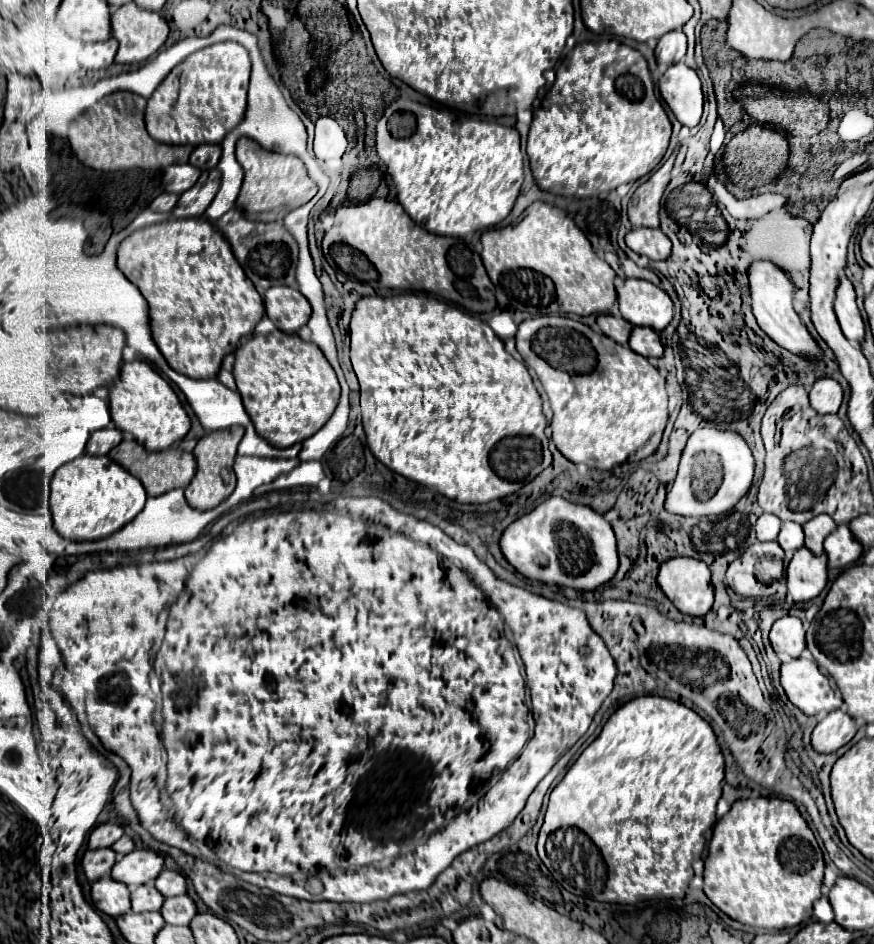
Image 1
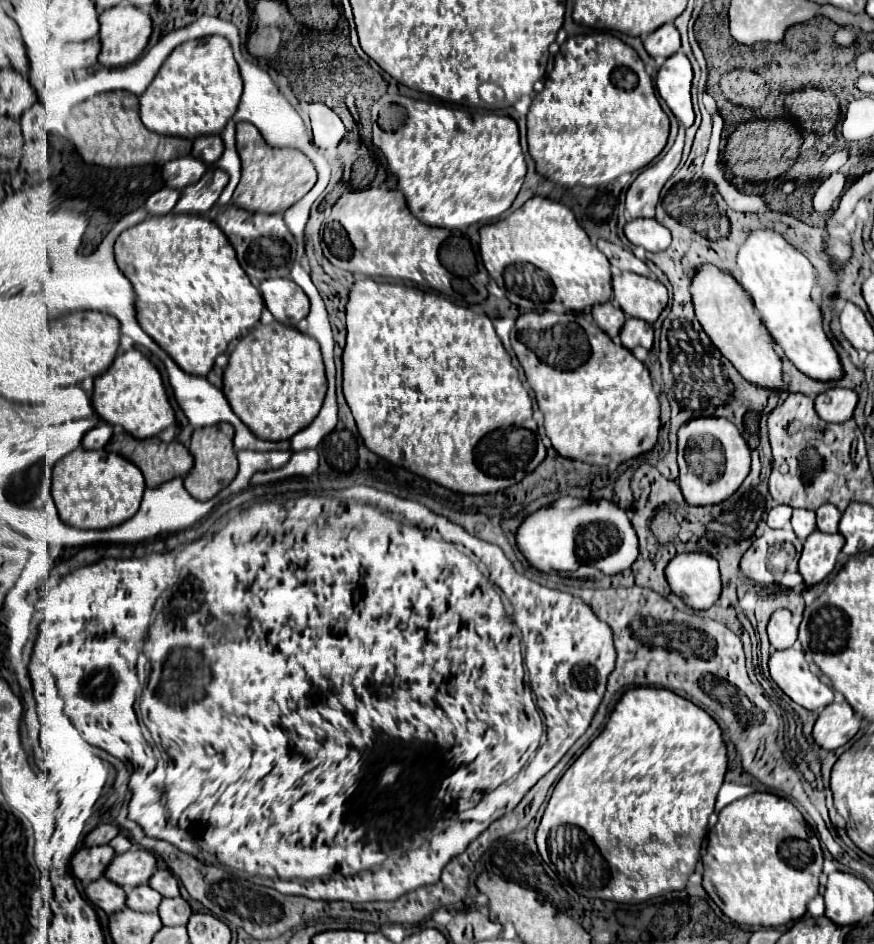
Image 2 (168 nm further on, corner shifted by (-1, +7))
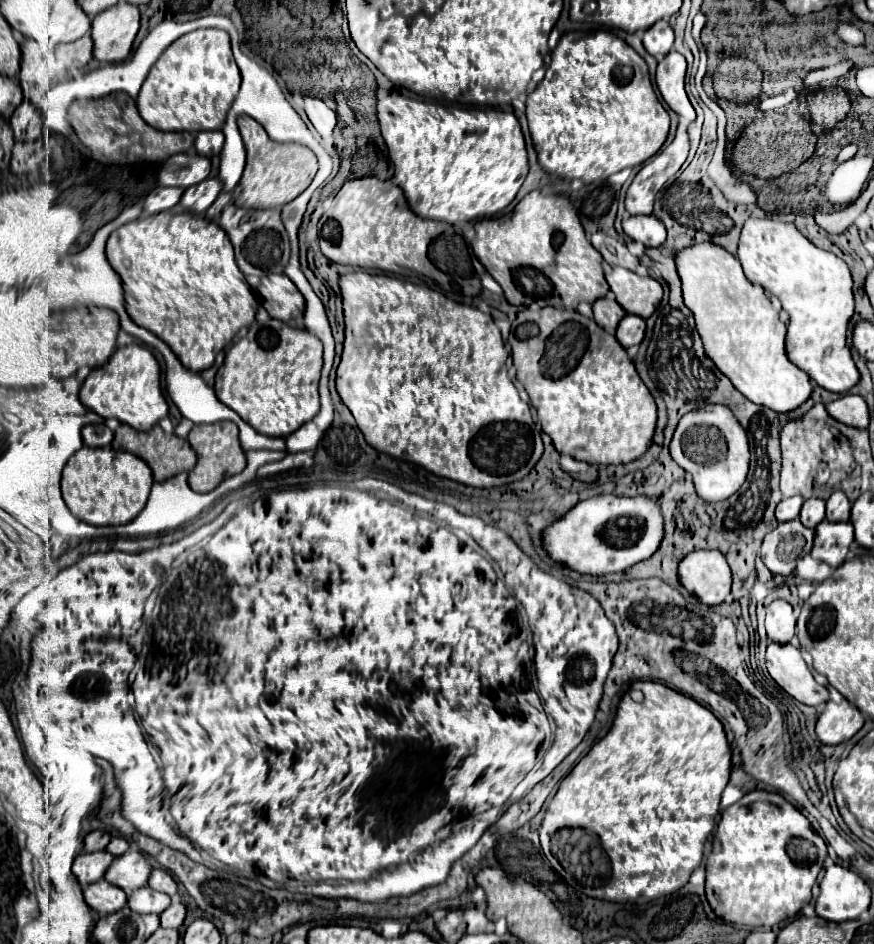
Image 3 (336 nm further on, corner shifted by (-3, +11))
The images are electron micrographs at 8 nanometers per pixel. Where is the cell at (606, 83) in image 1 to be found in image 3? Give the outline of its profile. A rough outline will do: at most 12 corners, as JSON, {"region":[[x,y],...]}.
{"region":[[560,37],[526,99],[542,169],[584,183],[670,127],[646,61]]}

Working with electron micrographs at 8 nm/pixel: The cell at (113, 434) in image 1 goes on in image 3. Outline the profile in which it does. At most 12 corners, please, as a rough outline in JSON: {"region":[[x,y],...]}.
{"region":[[86,425],[82,441],[88,447],[108,447],[114,435],[106,425]]}

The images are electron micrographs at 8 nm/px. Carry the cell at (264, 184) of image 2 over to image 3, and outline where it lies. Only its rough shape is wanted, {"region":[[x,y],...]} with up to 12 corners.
{"region":[[238,117],[248,153],[234,187],[246,209],[282,207],[318,171],[298,143],[276,143]]}

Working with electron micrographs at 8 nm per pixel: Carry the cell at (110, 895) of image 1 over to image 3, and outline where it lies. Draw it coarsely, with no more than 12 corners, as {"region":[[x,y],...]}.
{"region":[[104,879],[84,887],[98,915],[120,911],[124,891]]}

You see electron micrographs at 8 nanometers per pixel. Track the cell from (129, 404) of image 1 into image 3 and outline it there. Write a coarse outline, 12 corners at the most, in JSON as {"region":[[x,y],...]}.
{"region":[[136,343],[90,371],[80,401],[148,431],[168,415],[158,361]]}

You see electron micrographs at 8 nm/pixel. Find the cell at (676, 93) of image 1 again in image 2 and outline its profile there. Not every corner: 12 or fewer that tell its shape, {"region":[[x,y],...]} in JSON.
{"region":[[678,51],[660,67],[660,97],[686,127],[694,123],[692,63]]}

